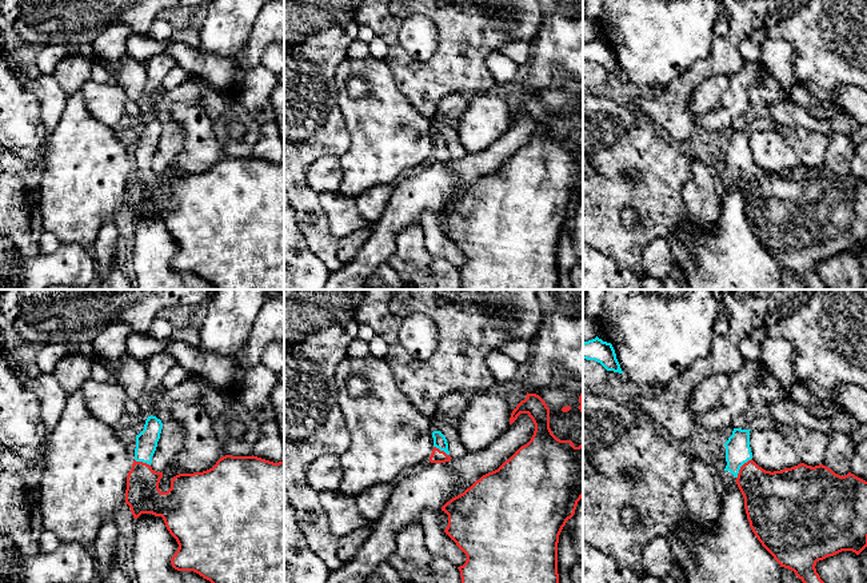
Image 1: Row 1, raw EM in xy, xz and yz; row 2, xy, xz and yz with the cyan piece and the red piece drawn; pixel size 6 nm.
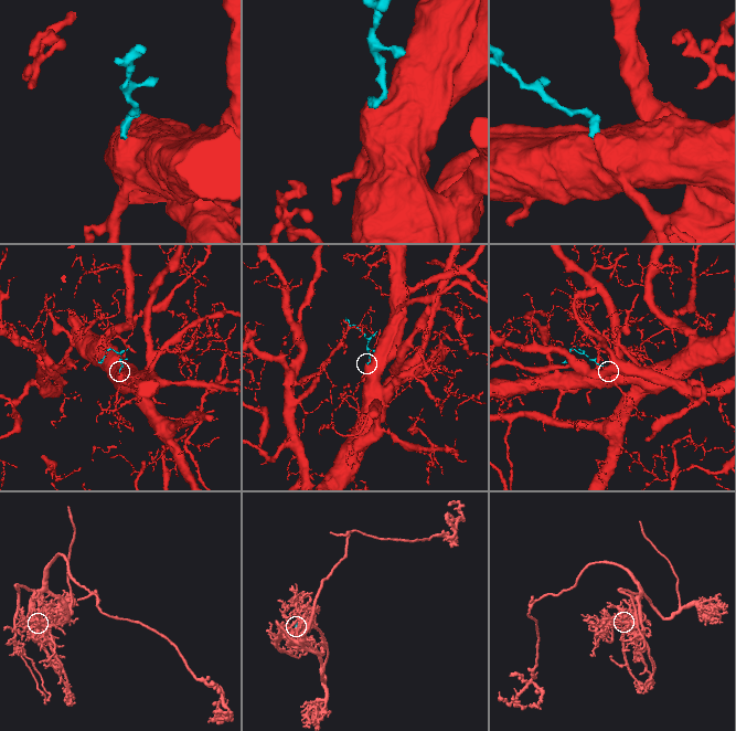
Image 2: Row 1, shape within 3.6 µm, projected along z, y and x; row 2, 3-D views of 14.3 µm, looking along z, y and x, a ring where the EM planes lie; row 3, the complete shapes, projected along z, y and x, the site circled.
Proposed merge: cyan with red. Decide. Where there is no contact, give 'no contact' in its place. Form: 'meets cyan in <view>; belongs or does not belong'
meets cyan in yz; belongs

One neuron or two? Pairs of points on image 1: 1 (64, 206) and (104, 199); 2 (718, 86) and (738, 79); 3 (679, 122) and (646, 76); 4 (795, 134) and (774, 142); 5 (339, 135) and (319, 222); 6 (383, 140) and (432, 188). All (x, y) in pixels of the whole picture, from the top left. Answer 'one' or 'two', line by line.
1: one
2: two
3: two
4: two
5: one
6: two

